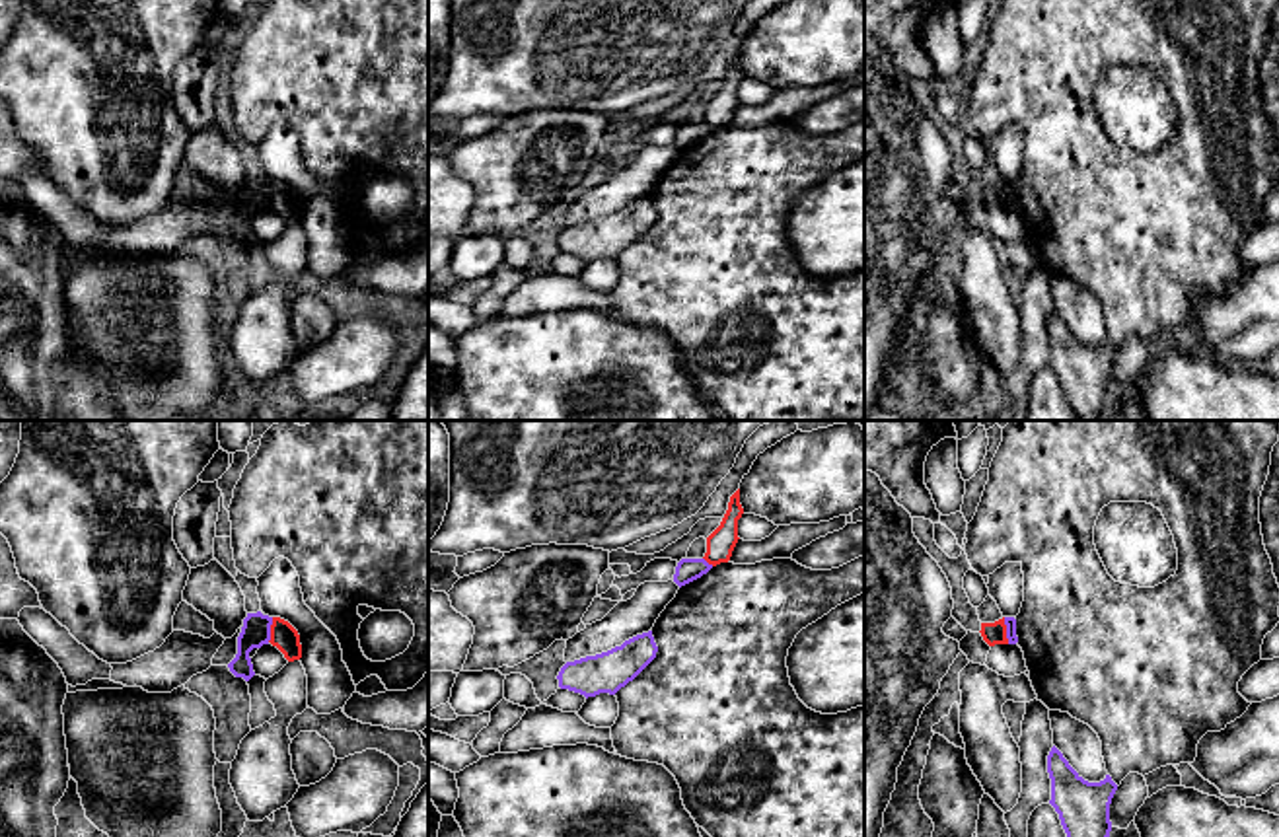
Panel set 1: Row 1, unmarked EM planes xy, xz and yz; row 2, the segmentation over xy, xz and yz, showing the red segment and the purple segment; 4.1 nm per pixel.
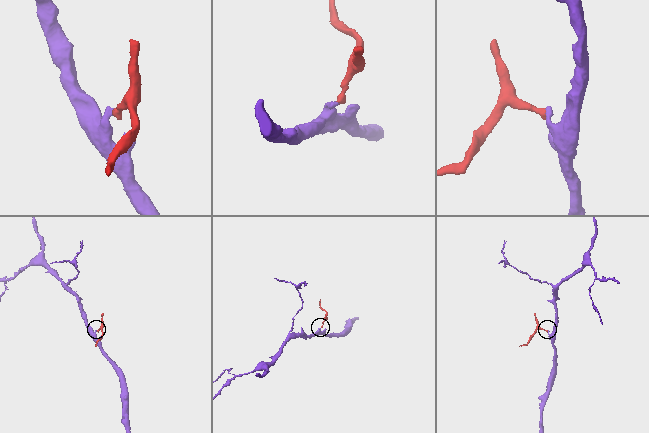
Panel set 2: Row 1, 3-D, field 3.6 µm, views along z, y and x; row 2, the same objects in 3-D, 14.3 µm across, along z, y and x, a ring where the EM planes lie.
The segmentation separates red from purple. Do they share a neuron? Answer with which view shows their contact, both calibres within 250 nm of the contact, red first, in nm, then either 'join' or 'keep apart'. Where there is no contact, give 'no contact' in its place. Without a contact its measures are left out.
yz | 100/50 nm | keep apart

